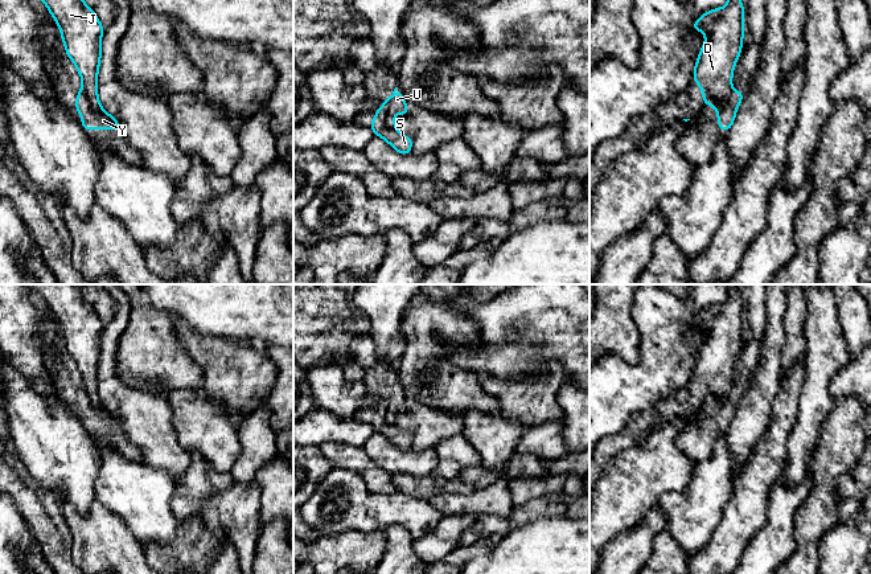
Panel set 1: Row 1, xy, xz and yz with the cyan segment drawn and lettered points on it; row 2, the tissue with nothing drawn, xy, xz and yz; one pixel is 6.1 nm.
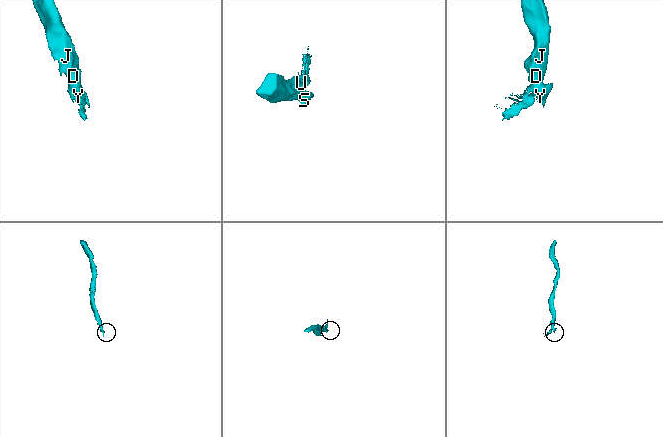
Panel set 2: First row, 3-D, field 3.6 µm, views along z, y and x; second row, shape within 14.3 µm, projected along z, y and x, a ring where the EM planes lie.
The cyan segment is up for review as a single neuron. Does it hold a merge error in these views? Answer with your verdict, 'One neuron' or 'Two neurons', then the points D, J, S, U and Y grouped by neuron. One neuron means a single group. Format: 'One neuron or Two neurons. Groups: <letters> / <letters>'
Two neurons. Groups: D J U / S Y

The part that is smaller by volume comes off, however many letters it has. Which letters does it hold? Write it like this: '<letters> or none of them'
S, Y

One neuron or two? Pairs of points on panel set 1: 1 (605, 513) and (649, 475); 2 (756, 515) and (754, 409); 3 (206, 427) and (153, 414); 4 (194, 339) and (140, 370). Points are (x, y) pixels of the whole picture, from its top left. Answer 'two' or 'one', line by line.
1: one
2: two
3: two
4: two

